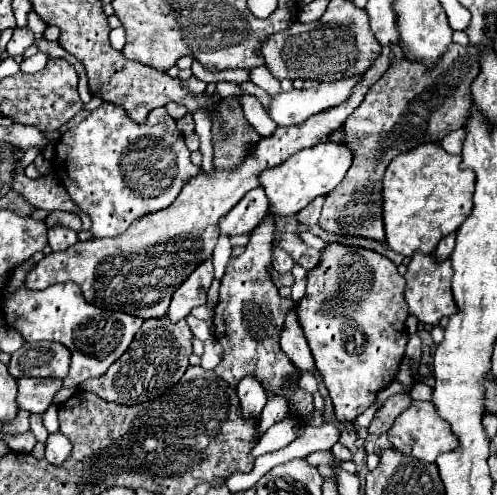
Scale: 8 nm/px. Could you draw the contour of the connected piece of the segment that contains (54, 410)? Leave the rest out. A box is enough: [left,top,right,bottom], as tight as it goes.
[43,404,59,434]

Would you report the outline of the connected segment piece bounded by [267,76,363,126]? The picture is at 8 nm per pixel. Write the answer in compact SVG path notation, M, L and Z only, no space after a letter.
M363 76L341 78L335 82L321 82L315 88L281 92L279 96L273 98L271 108L267 112L277 122L277 126L293 126L305 122L307 118L331 106L343 104L351 96L351 90L355 90L355 86L361 80Z

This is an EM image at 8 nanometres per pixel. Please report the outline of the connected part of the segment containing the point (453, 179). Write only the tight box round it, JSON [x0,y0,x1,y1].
[383,142,473,256]

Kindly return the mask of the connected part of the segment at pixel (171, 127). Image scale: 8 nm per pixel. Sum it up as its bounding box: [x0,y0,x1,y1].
[55,102,201,238]

